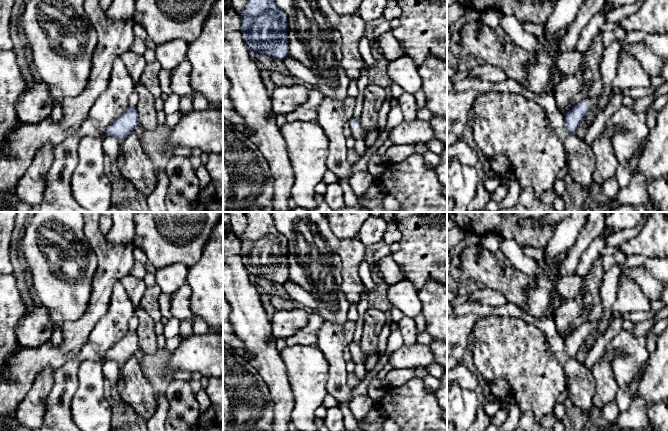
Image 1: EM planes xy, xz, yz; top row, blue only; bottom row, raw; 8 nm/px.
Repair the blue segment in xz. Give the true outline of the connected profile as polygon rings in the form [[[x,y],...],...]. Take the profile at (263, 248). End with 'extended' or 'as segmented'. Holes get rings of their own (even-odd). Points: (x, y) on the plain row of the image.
[[[271,212],[245,213],[248,224],[240,239],[247,274],[284,284],[289,280],[287,239],[277,230]]]; as segmented

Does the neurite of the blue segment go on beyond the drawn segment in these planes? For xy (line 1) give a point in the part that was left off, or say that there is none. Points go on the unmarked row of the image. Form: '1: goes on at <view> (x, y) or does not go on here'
1: does not go on here

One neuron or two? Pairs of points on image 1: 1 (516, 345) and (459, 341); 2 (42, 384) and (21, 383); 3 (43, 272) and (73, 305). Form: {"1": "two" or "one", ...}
{"1": "two", "2": "two", "3": "one"}

